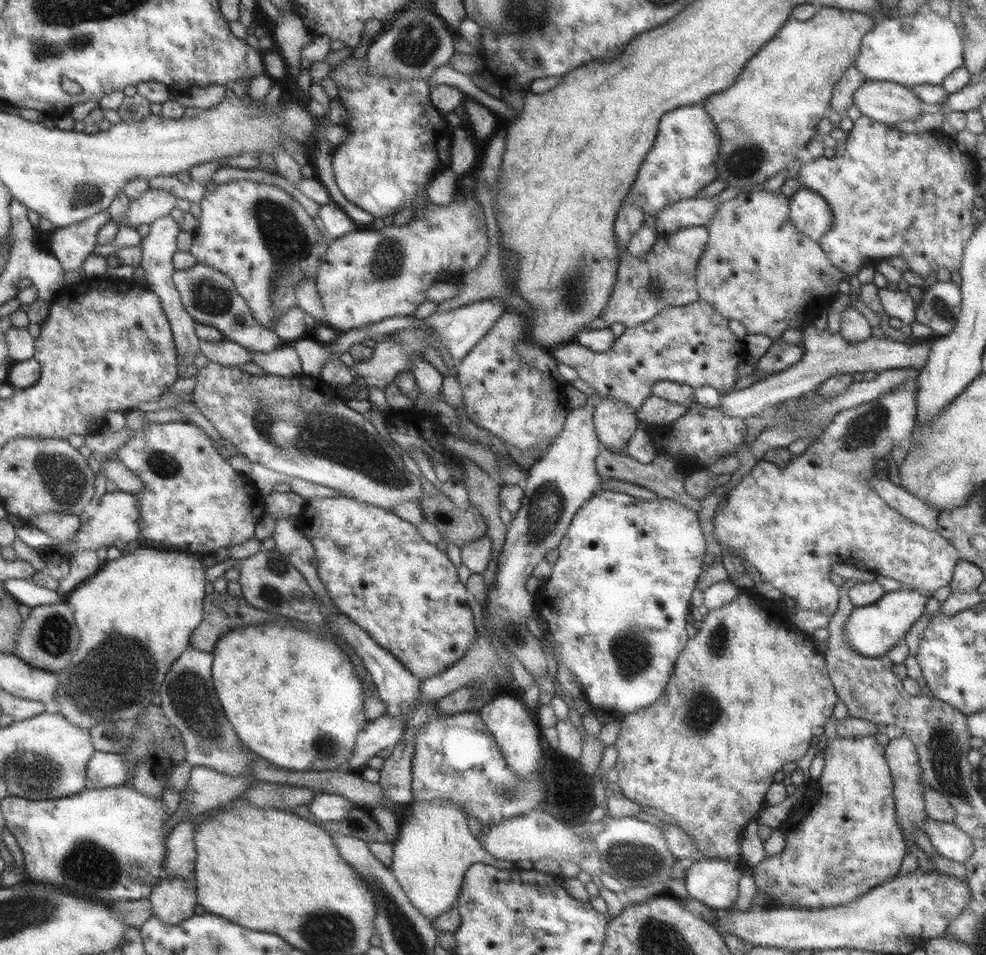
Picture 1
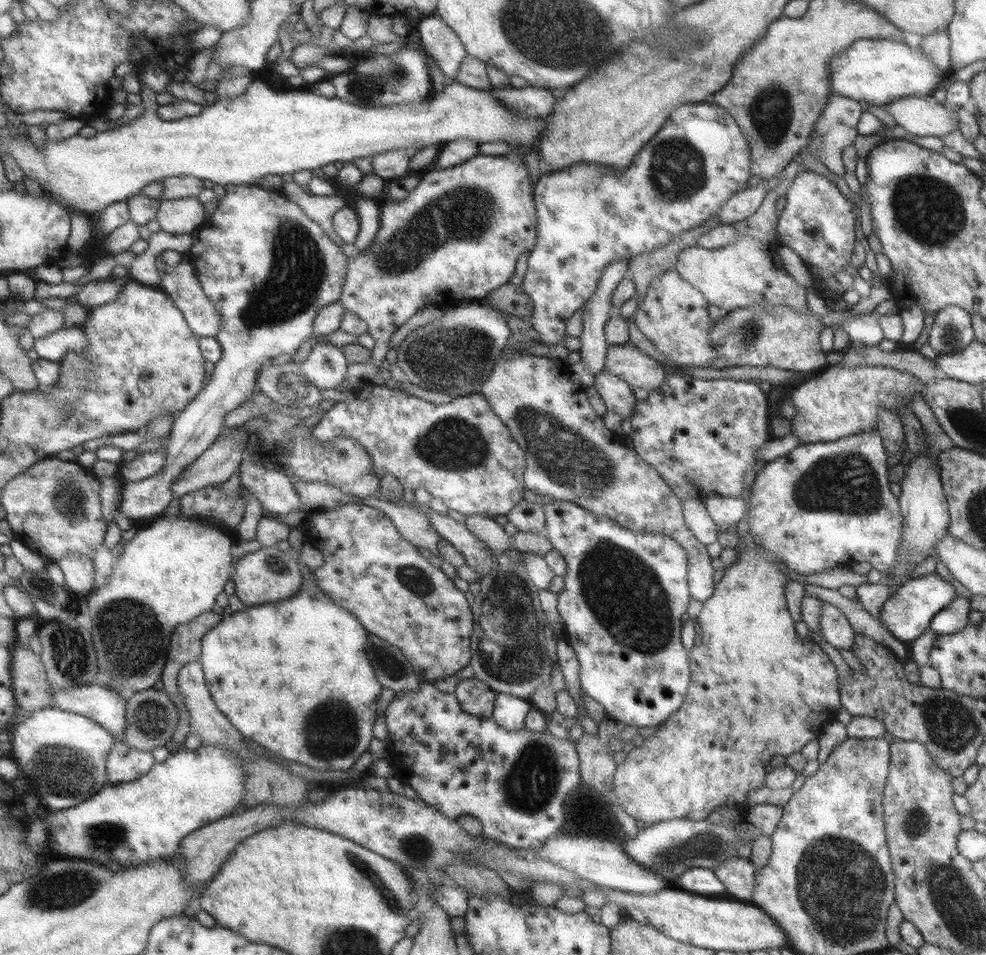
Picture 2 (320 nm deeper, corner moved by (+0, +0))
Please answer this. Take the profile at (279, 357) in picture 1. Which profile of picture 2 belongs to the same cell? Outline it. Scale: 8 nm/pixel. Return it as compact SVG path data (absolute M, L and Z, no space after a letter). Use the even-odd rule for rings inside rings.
M318 343L300 364L306 378L320 390L337 389L346 378L349 362L341 348Z

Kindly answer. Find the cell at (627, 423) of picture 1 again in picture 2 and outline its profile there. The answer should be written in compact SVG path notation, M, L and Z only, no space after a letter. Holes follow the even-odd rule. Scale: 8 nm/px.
M604 369L595 376L594 385L604 400L607 410L616 411L622 418L632 414L637 398L633 387L625 380Z

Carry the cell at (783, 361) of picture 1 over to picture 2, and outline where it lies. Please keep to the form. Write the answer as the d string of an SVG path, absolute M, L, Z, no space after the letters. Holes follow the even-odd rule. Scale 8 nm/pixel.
M666 374L664 382L662 382L659 387L653 388L644 400L636 401L632 414L629 417L633 426L631 437L635 451L648 464L651 464L658 470L660 476L668 483L672 492L681 499L681 501L693 498L694 500L700 500L705 503L707 498L713 494L738 498L744 493L744 476L746 476L746 472L754 469L756 466L759 446L763 446L763 444L773 438L771 434L768 399L766 398L766 393L760 389L759 384L760 381L756 379L748 381L730 380L728 378L705 380L687 374Z

